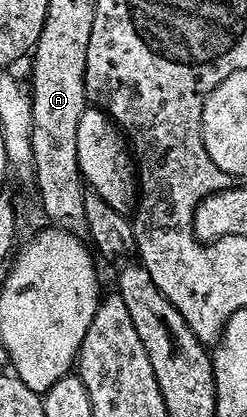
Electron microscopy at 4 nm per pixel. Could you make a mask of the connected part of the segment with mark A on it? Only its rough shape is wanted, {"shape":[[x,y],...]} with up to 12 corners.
{"shape":[[86,46],[31,53],[34,189],[87,237]]}

